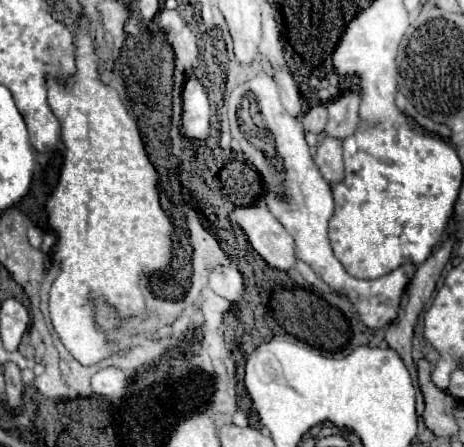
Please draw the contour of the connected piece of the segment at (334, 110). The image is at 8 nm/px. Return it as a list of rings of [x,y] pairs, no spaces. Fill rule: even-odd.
[[[349,90],[343,96],[331,100],[327,104],[329,122],[323,134],[339,136],[339,140],[351,136],[351,132],[355,132],[355,128],[359,126],[357,108],[359,108],[359,94],[355,90]]]

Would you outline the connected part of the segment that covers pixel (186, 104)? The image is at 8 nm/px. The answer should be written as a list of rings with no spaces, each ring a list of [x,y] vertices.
[[[197,78],[183,86],[183,132],[189,138],[205,138],[209,132],[209,100]]]

